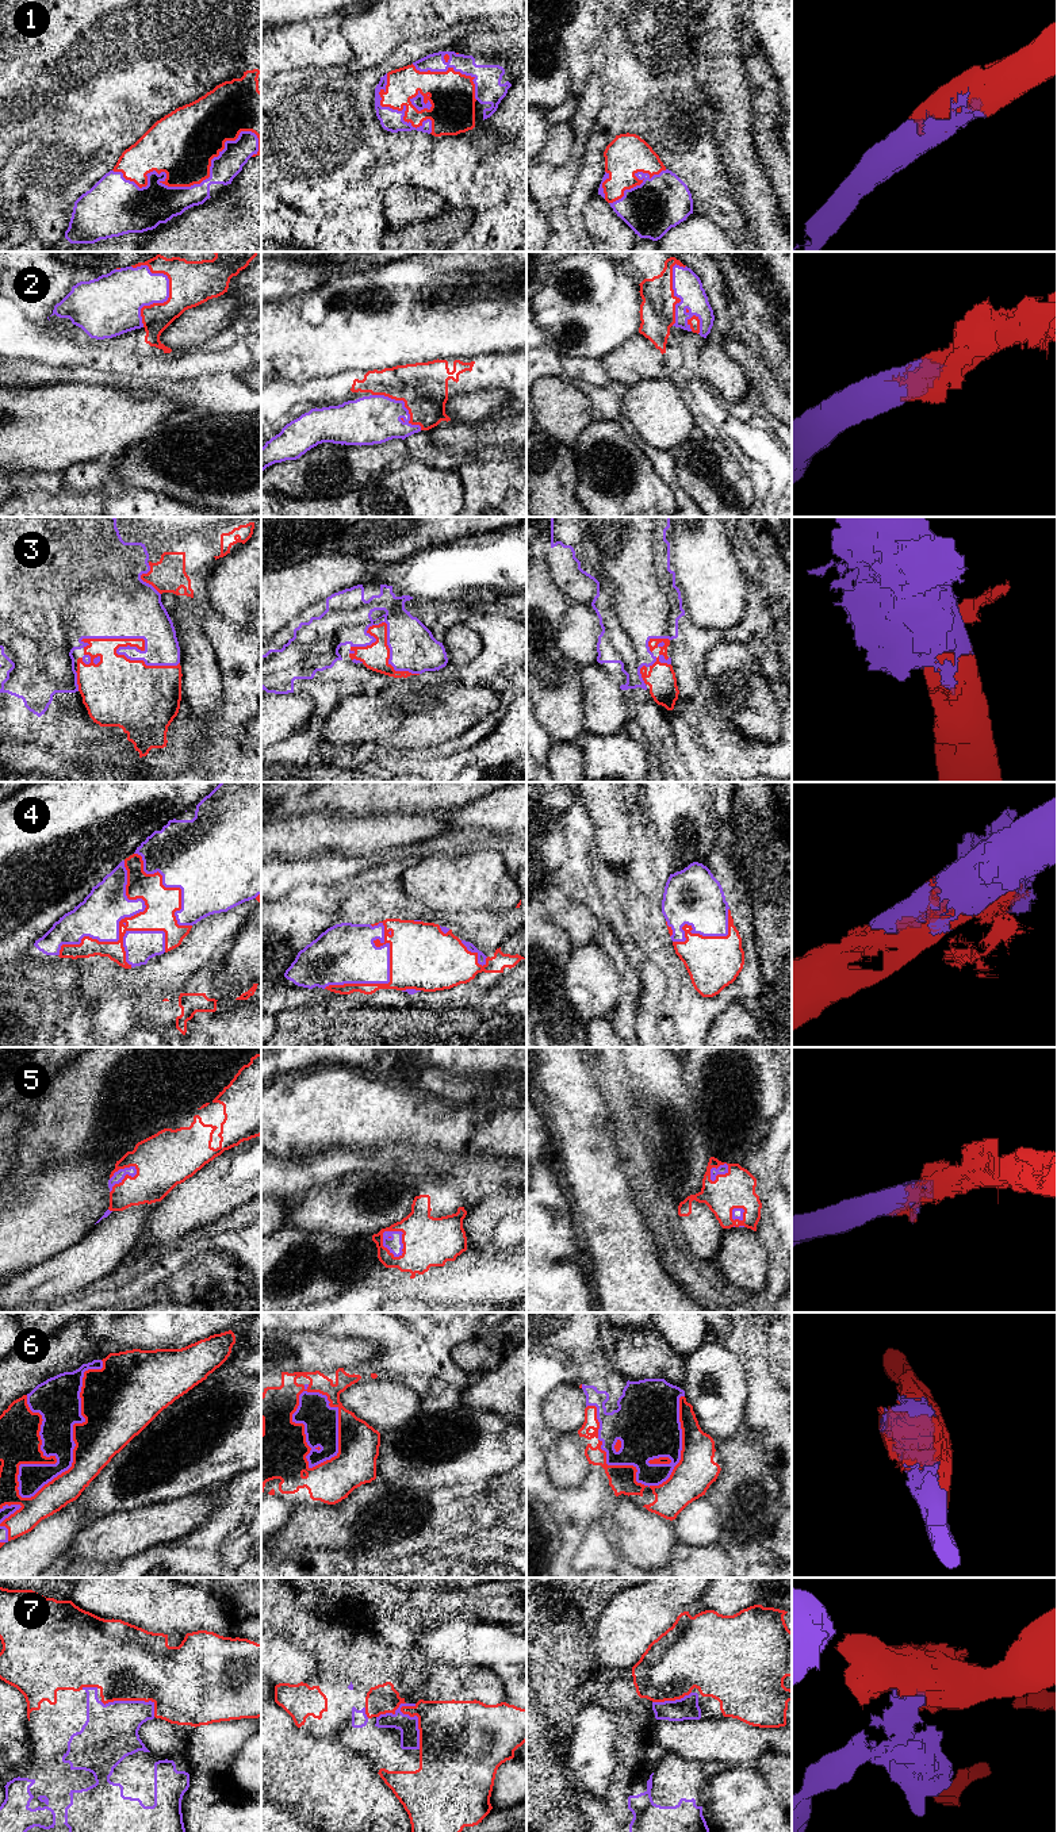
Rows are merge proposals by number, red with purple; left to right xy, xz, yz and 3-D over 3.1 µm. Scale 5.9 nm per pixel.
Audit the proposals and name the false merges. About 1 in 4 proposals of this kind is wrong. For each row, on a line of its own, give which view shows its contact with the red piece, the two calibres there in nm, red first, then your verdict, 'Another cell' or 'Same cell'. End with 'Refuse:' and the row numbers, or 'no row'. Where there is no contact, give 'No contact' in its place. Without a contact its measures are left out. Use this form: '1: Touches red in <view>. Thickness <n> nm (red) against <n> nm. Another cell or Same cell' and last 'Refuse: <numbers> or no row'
1: Touches red in xy. Thickness 400 nm (red) against 240 nm. Same cell
2: Touches red in xy. Thickness 280 nm (red) against 280 nm. Same cell
3: Touches red in xy. Thickness 340 nm (red) against 380 nm. Same cell
4: Touches red in xy. Thickness 190 nm (red) against 260 nm. Same cell
5: Touches red in xz. Thickness 260 nm (red) against 90 nm. Same cell
6: Touches red in xy. Thickness 340 nm (red) against 260 nm. Same cell
7: Touches red in xz. Thickness 380 nm (red) against 120 nm. Same cell
Refuse: no row

